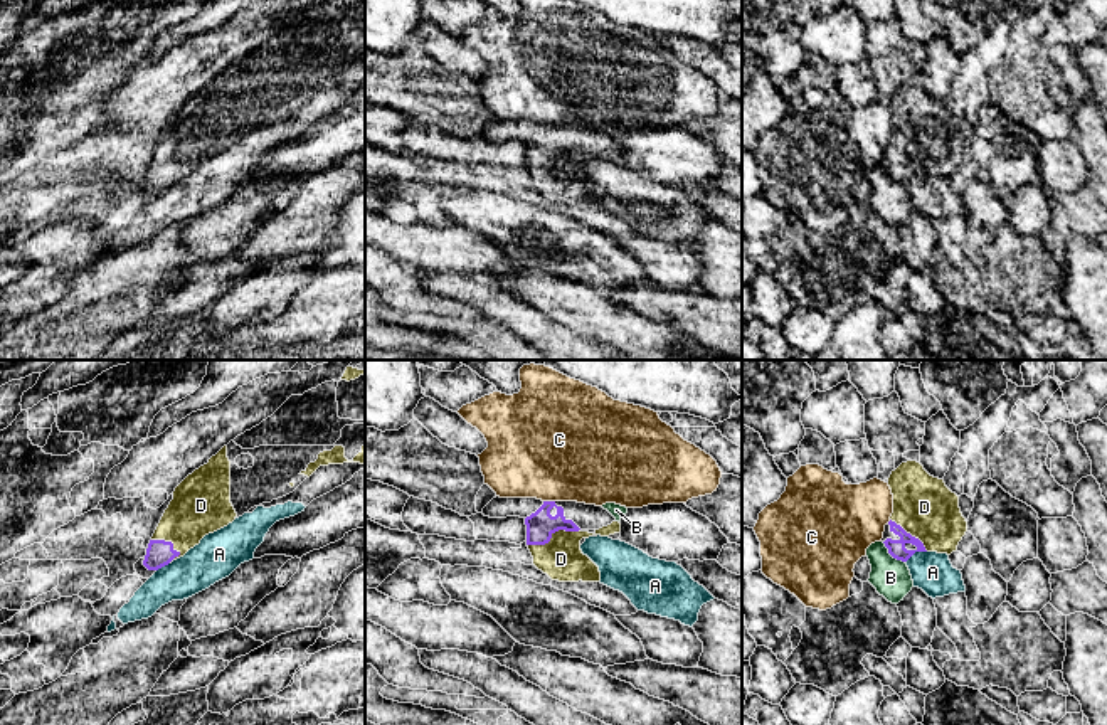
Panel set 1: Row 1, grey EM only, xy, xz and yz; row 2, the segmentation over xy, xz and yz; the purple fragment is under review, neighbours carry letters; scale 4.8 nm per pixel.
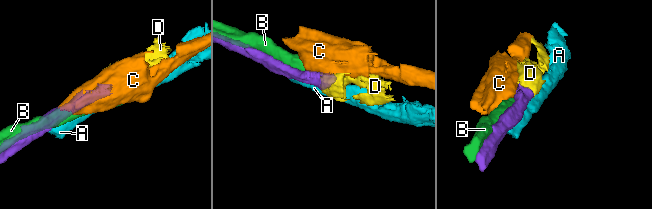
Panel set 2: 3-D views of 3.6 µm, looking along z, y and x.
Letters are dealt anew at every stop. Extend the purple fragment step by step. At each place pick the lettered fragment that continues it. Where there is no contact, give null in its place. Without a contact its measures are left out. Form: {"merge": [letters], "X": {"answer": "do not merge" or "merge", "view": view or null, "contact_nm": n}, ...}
{"merge": ["D"], "A": {"answer": "do not merge", "view": "yz", "contact_nm": 120}, "B": {"answer": "do not merge", "view": "yz", "contact_nm": 150}, "C": {"answer": "do not merge", "view": "xz", "contact_nm": 60}, "D": {"answer": "merge", "view": "xz", "contact_nm": 260}}

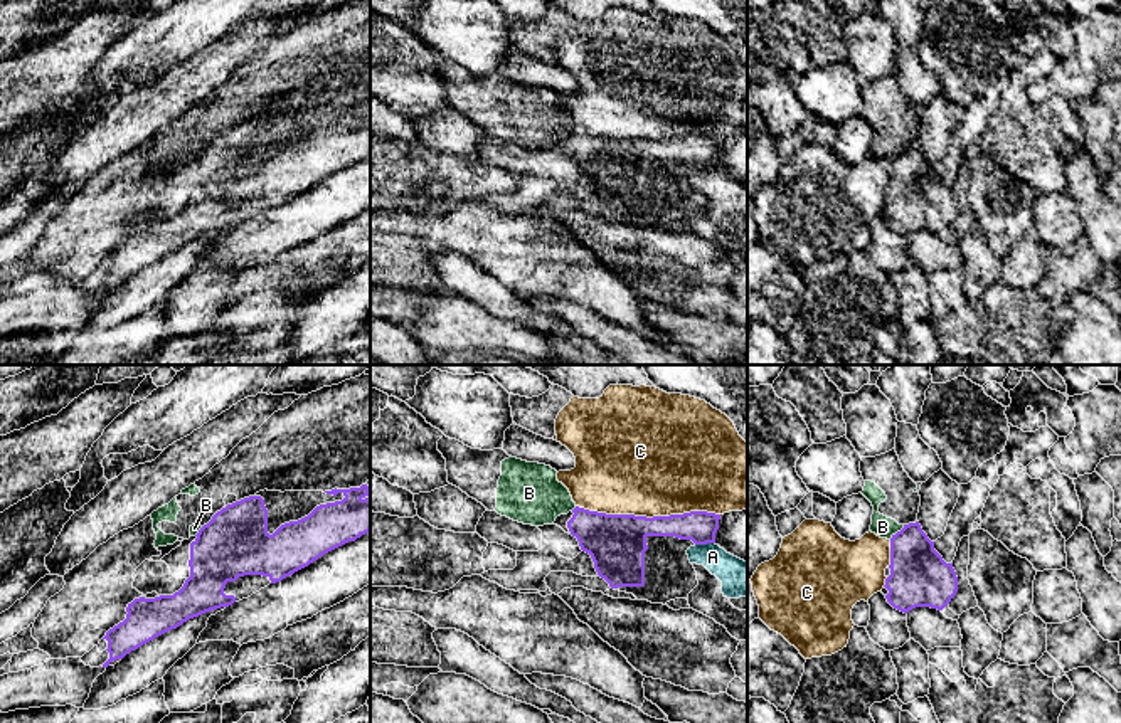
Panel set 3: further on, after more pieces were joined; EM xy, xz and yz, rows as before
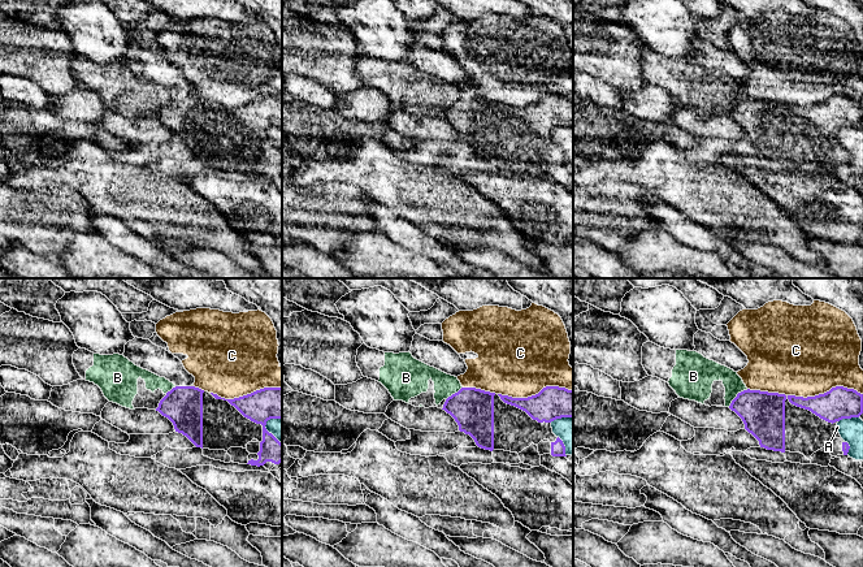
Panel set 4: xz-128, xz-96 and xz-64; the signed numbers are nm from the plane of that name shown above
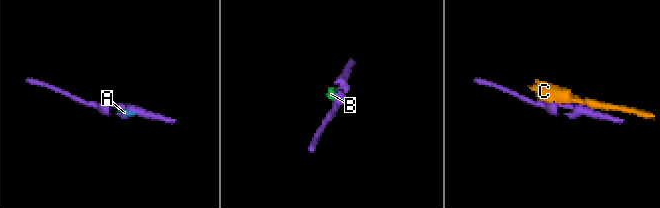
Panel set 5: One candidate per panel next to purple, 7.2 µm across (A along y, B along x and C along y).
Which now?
{"merge": [], "A": {"answer": "do not merge", "view": "xz", "contact_nm": 100}, "B": {"answer": "do not merge", "view": "yz", "contact_nm": 100}, "C": {"answer": "do not merge", "view": "xz", "contact_nm": 700}}

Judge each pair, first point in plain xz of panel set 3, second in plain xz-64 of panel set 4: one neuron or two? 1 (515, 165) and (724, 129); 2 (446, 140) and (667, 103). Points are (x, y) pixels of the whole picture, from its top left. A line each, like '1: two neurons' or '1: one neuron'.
1: one neuron
2: one neuron

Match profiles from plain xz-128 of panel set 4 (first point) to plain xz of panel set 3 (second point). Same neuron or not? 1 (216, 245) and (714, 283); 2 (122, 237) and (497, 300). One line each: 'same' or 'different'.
1: different
2: same

